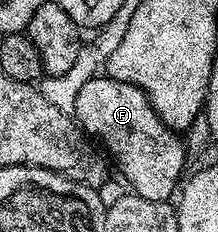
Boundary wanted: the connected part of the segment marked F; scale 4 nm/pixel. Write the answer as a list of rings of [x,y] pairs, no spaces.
[[[109,74],[95,75],[79,90],[72,115],[90,137],[98,136],[105,143],[104,151],[111,160],[113,155],[136,195],[168,201],[169,195],[178,191],[181,171],[187,164],[186,145],[178,133],[162,122],[142,88],[115,81]]]

